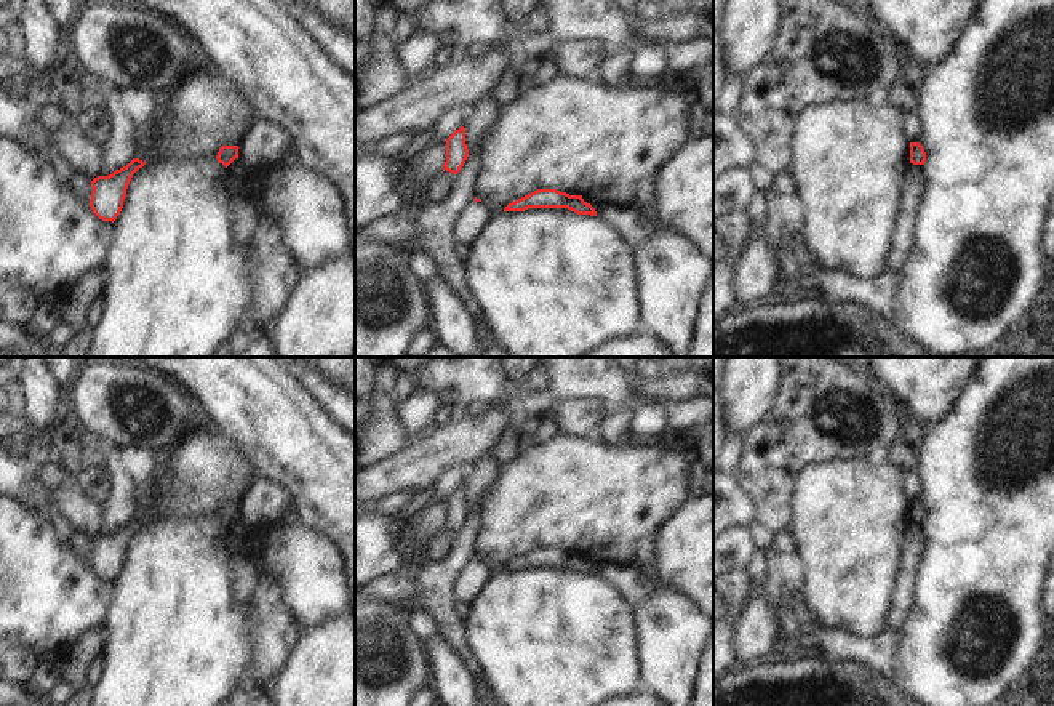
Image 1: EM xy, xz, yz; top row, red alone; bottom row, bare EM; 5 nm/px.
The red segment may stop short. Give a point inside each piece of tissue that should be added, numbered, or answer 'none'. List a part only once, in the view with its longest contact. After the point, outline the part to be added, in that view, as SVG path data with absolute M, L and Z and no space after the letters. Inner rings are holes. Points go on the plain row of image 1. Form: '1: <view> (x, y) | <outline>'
none

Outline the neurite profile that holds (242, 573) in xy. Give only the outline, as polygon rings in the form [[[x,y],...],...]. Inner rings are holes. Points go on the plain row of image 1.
[[[234,557],[227,564],[227,570],[229,570],[229,589],[232,599],[240,605],[248,604],[258,580],[258,570],[253,560],[243,557]]]

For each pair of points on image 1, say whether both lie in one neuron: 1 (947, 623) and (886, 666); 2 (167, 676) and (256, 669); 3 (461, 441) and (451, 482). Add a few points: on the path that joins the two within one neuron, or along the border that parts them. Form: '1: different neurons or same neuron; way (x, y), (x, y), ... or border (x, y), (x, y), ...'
1: different neurons; border (902, 629), (899, 668), (888, 676)
2: different neurons; border (250, 633), (250, 658), (245, 677)
3: different neurons; border (467, 469), (448, 468), (427, 493)

